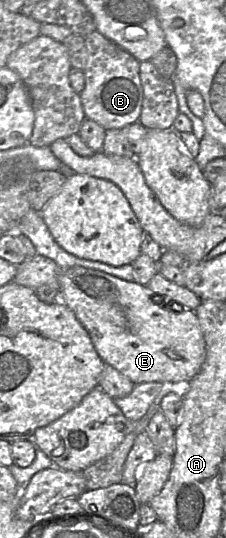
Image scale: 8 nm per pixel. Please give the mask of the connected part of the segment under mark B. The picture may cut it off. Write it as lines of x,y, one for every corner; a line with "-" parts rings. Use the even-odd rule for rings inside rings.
96,29
85,36
84,41
88,56
83,70
85,87
79,95
86,119
95,121
105,130
122,129
136,123
144,98
139,74
140,62

